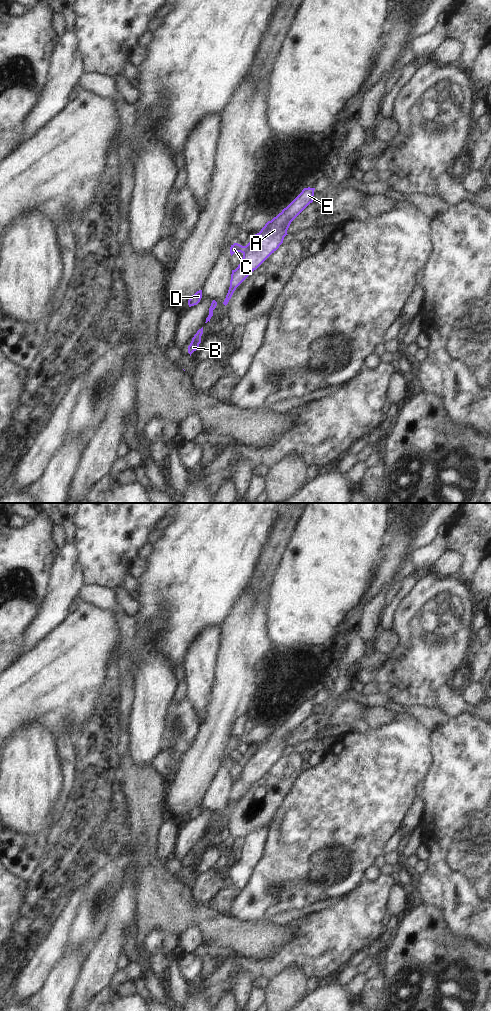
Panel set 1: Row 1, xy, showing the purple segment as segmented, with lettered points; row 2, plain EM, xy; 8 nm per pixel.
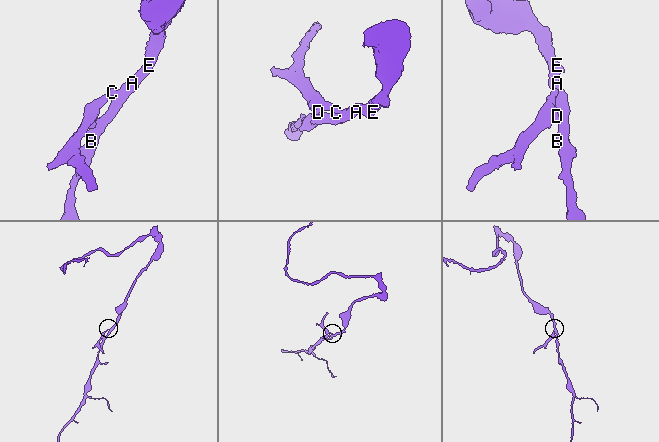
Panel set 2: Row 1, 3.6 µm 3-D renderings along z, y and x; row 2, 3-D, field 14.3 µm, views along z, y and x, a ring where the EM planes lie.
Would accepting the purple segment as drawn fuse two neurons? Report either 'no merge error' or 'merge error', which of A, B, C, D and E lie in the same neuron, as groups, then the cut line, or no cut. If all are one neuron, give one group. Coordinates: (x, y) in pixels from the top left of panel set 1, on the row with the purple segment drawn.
merge error; A B E / C D; cut in xy along (244, 246), (242, 252)

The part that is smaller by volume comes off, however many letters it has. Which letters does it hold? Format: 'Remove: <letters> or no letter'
Remove: C, D.

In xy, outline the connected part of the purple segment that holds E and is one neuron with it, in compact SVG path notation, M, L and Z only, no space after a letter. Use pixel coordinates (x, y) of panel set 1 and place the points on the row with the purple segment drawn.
M304 188L281 213L268 221L244 246L242 261L235 270L232 270L230 287L223 302L225 306L236 288L283 243L291 222L313 202L314 190L315 188Z

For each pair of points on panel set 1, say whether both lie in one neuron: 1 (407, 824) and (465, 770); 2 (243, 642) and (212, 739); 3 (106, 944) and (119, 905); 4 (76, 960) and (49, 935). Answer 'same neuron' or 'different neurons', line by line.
1: different neurons
2: same neuron
3: same neuron
4: different neurons

